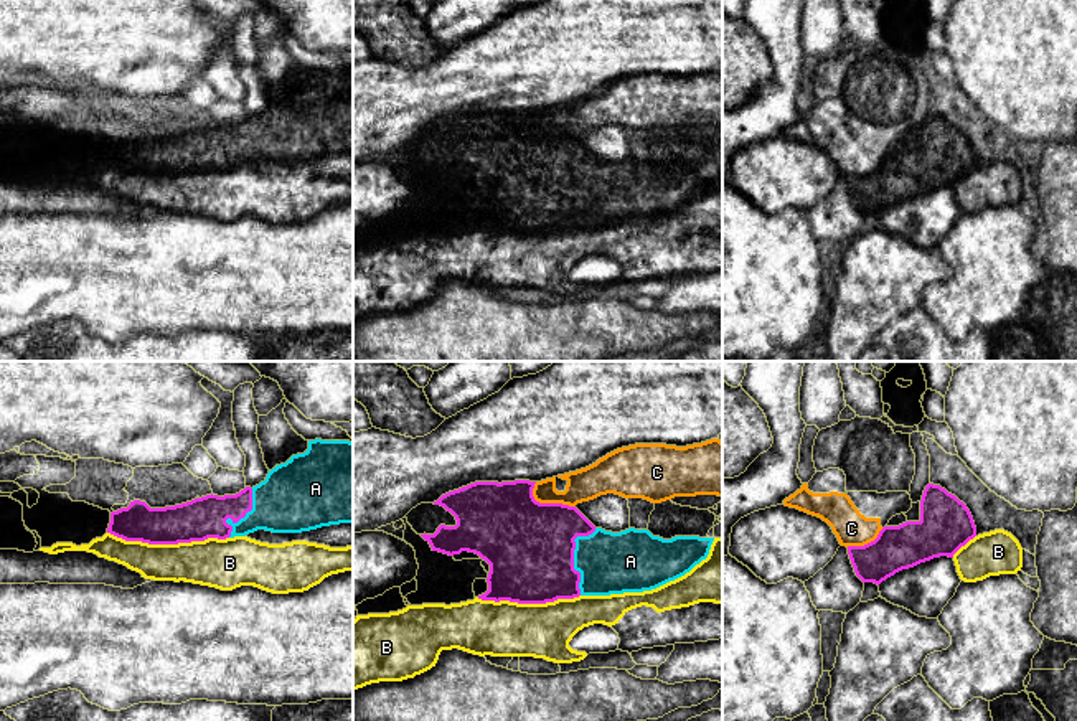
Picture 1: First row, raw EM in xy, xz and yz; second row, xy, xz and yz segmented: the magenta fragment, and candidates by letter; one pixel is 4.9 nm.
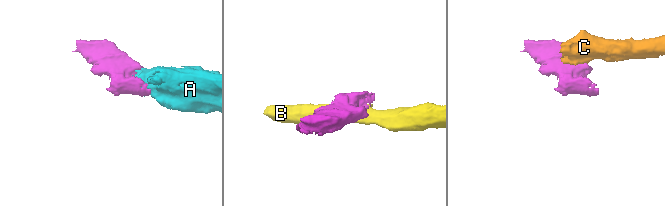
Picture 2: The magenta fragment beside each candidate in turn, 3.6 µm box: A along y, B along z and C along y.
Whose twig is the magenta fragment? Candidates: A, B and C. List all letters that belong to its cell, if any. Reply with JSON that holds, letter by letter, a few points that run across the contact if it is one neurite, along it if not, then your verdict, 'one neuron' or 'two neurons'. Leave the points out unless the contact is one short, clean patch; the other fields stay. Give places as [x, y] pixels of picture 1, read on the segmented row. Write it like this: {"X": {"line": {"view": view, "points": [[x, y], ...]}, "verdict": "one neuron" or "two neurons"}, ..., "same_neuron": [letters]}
{"A": {"verdict": "one neuron"}, "B": {"verdict": "two neurons"}, "C": {"line": {"view": "xz", "points": [[533, 484], [533, 497], [536, 500], [561, 502], [574, 507]]}, "verdict": "two neurons"}, "same_neuron": ["A"]}

